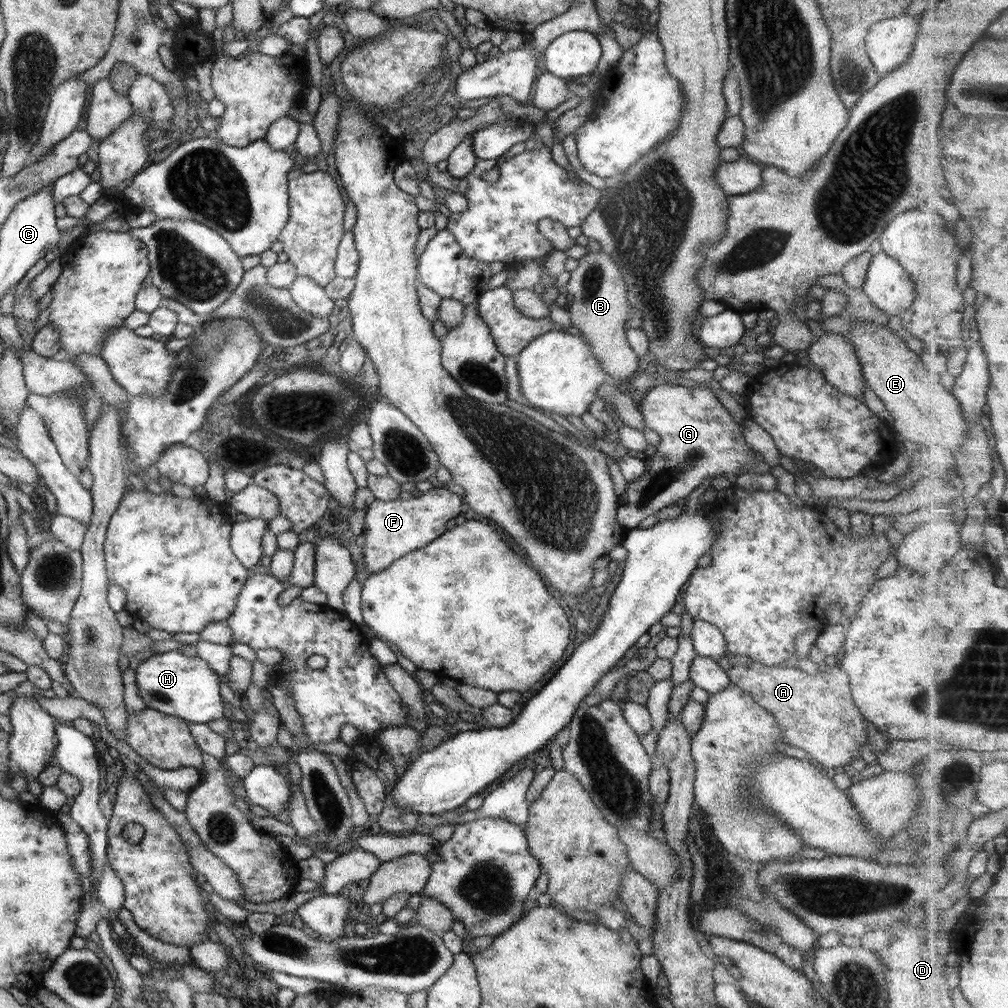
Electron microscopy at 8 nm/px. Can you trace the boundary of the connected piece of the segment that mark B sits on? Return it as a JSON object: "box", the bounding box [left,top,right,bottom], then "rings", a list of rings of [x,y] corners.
{"box":[565,244,638,389],"rings":[[[590,244],[585,247],[586,254],[577,259],[577,267],[569,273],[569,281],[565,285],[568,295],[566,311],[569,313],[571,326],[581,332],[582,339],[589,344],[591,354],[599,362],[599,368],[607,374],[617,388],[623,389],[629,378],[636,374],[638,357],[631,350],[626,339],[626,316],[632,313],[626,302],[625,284],[619,274],[615,262],[601,252],[601,248]]]}

